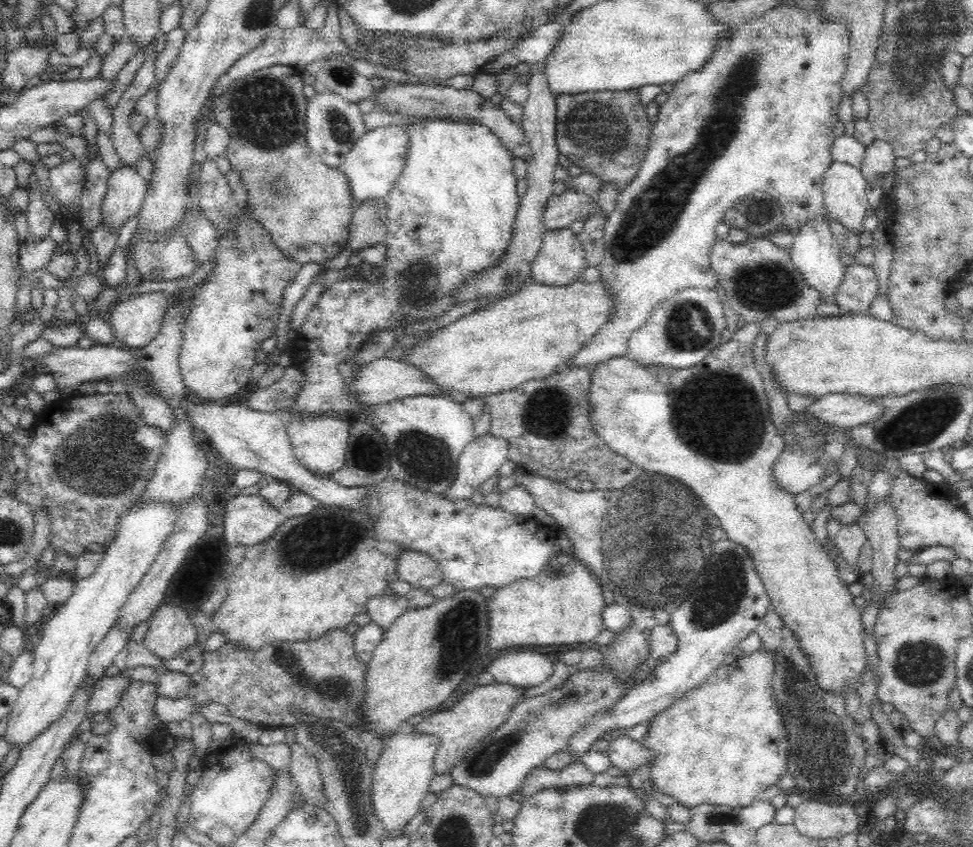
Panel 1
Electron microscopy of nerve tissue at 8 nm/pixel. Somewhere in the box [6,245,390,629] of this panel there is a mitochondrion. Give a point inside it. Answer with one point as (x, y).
(99, 458)

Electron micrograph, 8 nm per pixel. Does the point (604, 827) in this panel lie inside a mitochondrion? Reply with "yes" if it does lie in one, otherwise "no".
yes

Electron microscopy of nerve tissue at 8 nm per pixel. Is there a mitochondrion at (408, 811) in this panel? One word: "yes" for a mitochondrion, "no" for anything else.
no

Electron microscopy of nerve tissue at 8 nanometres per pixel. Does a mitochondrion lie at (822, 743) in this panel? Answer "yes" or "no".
yes

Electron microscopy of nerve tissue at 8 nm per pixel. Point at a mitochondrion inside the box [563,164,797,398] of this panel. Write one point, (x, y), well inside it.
(690, 327)

